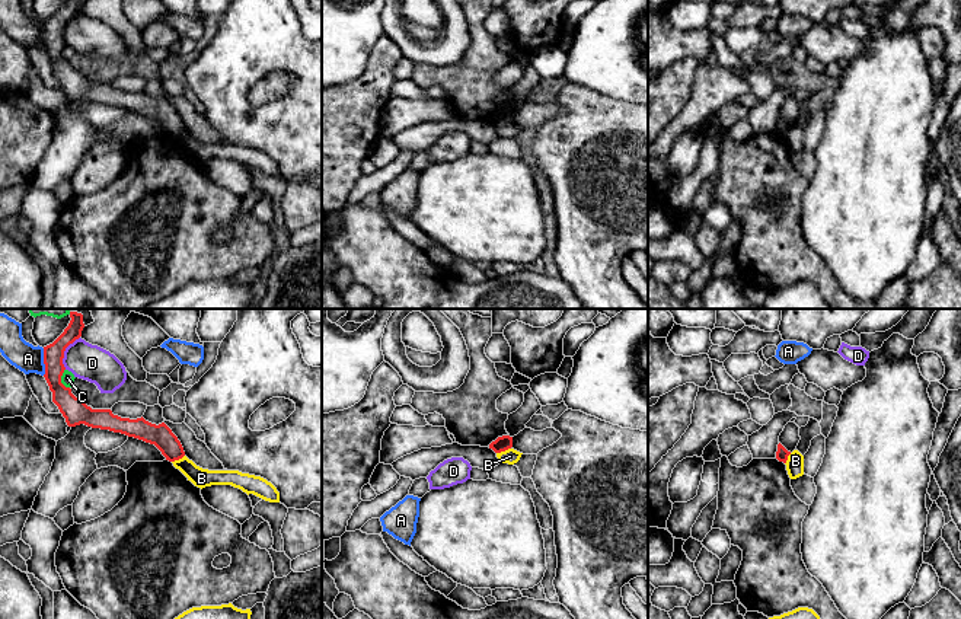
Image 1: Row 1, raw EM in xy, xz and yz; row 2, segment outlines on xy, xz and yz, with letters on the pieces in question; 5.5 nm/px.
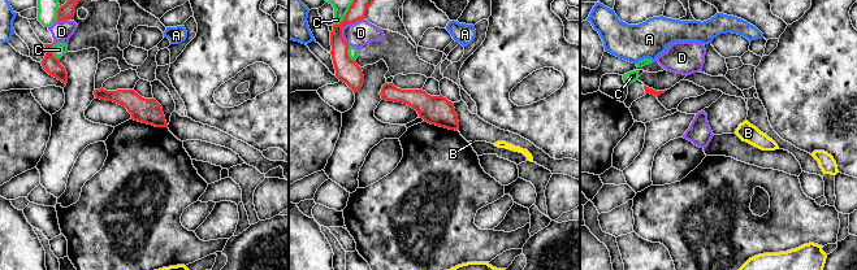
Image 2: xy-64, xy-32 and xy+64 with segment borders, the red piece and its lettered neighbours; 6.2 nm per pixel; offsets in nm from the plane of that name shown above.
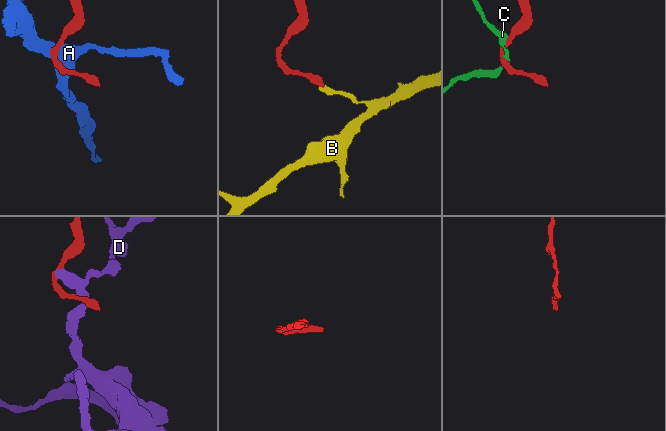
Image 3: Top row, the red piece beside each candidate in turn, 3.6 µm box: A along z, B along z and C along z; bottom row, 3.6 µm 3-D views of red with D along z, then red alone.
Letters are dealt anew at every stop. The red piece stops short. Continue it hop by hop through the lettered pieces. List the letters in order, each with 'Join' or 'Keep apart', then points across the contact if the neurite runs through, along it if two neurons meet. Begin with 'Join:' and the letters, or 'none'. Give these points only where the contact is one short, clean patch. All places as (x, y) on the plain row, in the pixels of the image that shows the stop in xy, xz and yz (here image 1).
Join: none
A: Keep apart. Boundary: xy (42, 22), (44, 48)
B: Keep apart. Boundary: xz (510, 121), (497, 127)
C: Keep apart. Boundary: xy (64, 42), (61, 56), (69, 61)
D: Keep apart. Boundary: xy (79, 10), (64, 25), (64, 42)

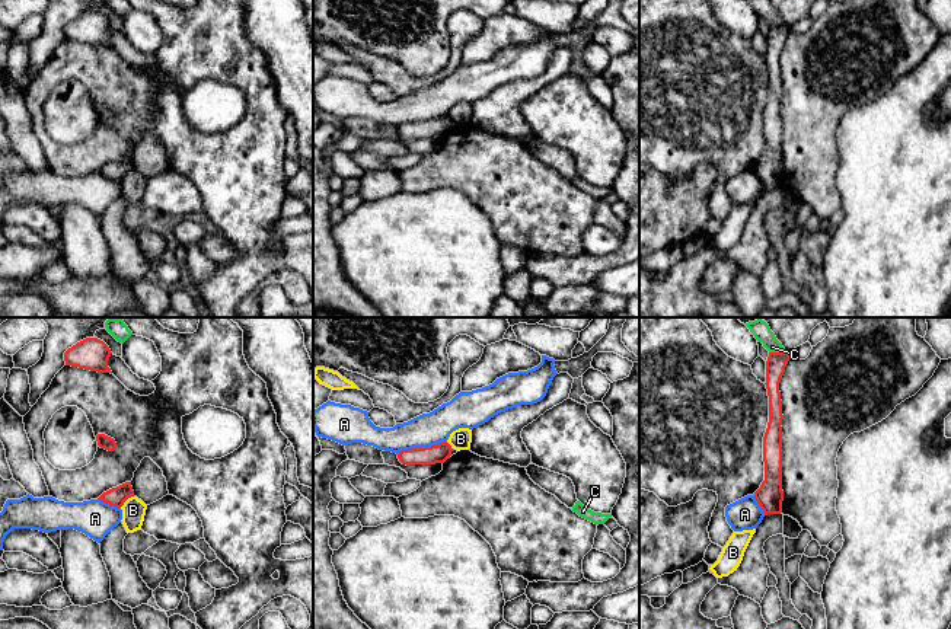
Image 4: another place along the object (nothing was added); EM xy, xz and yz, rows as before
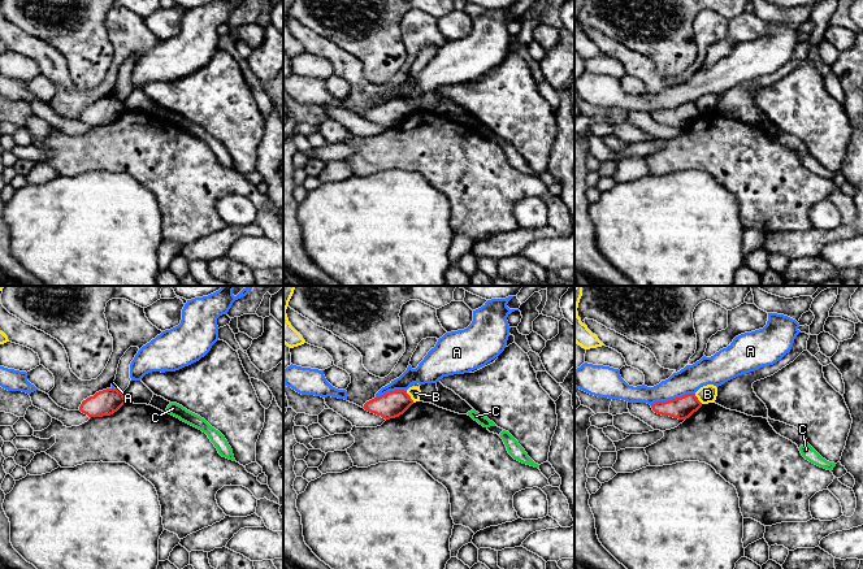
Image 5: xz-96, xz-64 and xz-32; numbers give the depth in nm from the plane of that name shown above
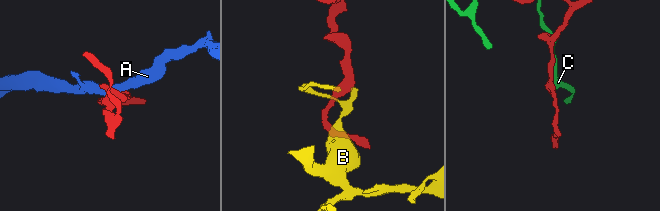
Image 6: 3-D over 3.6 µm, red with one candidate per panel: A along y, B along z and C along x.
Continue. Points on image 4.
Join: none
A: Keep apart. Boundary: xz (446, 114), (437, 118), (402, 123), (396, 127)
B: Keep apart. Boundary: xy (133, 169), (120, 181)
C: Keep apart. Boundary: yz (785, 25), (769, 26)

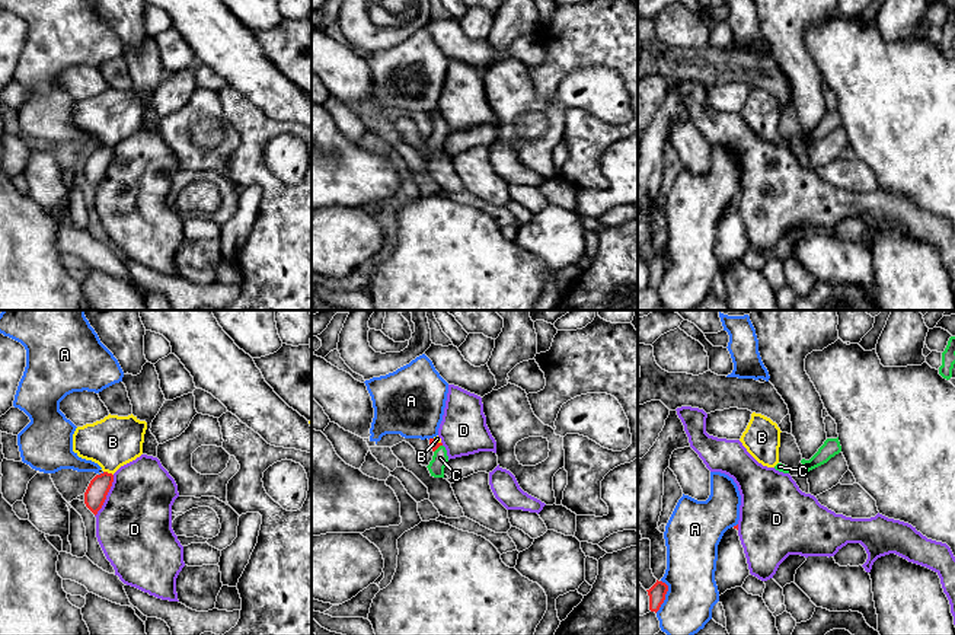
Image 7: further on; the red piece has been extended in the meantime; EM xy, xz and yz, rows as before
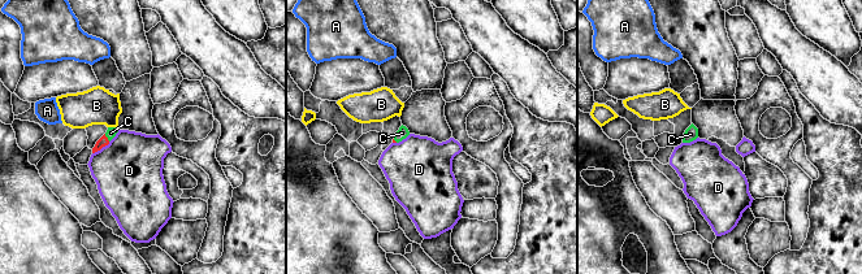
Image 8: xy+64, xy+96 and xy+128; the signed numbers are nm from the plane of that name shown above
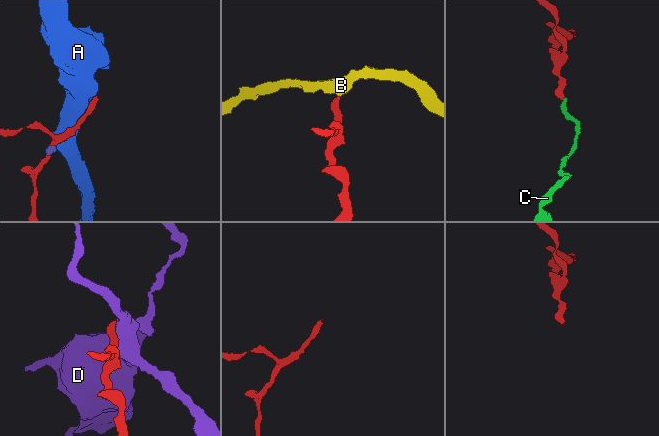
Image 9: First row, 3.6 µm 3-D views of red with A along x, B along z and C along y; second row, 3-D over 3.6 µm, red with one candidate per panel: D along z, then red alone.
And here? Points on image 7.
Join: C
A: Keep apart
B: Keep apart. Boundary: xy (104, 144), (112, 149)
C: Join. Path across: xz (434, 118), (437, 121), (440, 131)
D: Keep apart. Boundary: xy (114, 149), (107, 172), (95, 190)

